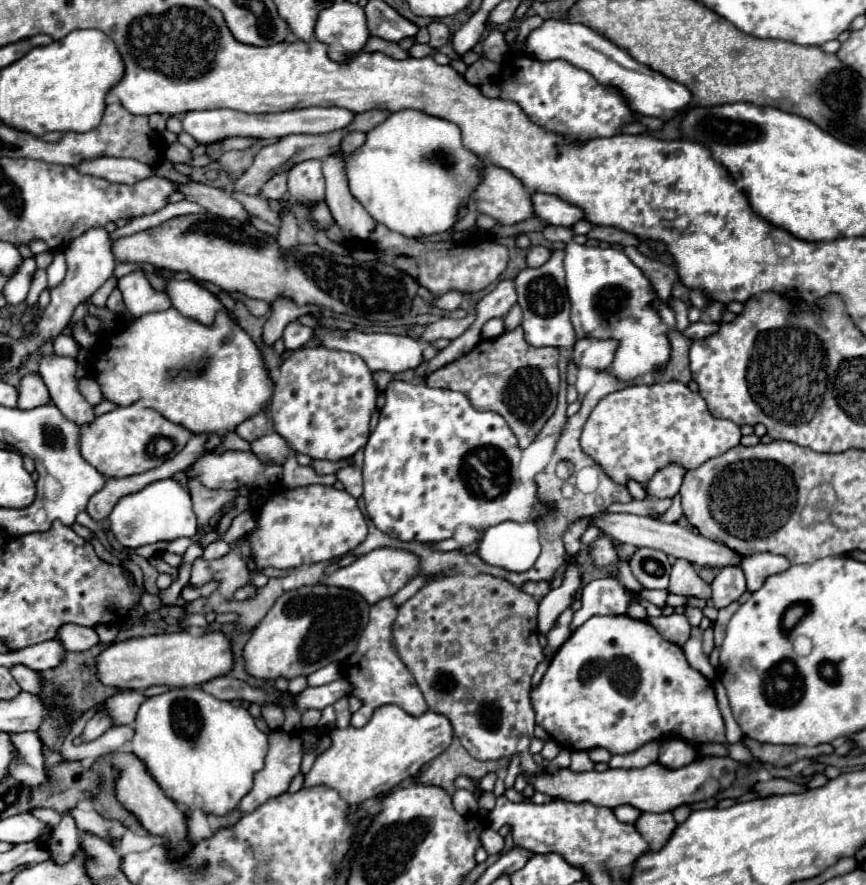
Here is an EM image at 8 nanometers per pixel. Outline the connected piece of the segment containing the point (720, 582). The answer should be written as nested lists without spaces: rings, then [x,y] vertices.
[[[729,566],[721,568],[717,578],[711,584],[713,588],[713,606],[715,608],[725,608],[731,602],[739,600],[739,596],[745,592],[745,576],[739,566]]]

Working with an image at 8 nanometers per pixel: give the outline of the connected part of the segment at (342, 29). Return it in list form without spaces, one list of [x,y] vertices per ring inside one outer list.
[[[339,2],[325,8],[315,24],[315,38],[327,46],[327,54],[335,62],[347,62],[351,56],[363,52],[369,40],[369,26],[365,24],[365,12],[359,4]]]

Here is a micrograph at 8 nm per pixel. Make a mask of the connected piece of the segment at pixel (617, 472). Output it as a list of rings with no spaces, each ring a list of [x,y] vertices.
[[[667,382],[667,384],[637,384],[629,386],[625,390],[613,392],[605,396],[593,414],[589,416],[583,434],[581,434],[581,446],[583,450],[595,458],[595,462],[619,484],[625,484],[629,478],[645,484],[651,480],[651,476],[671,464],[677,462],[685,466],[687,470],[701,466],[703,462],[725,454],[733,446],[737,446],[741,440],[739,426],[733,424],[731,420],[717,420],[711,416],[711,412],[705,406],[705,400],[697,394],[691,392],[685,384],[681,382]]]

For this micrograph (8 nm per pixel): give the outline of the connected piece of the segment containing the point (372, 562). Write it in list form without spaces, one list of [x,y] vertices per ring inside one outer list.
[[[377,548],[365,556],[359,556],[353,564],[335,570],[331,576],[321,580],[321,584],[353,590],[361,594],[369,606],[373,606],[379,600],[391,598],[399,588],[403,588],[417,574],[417,568],[419,568],[419,558],[415,554],[397,548]]]

